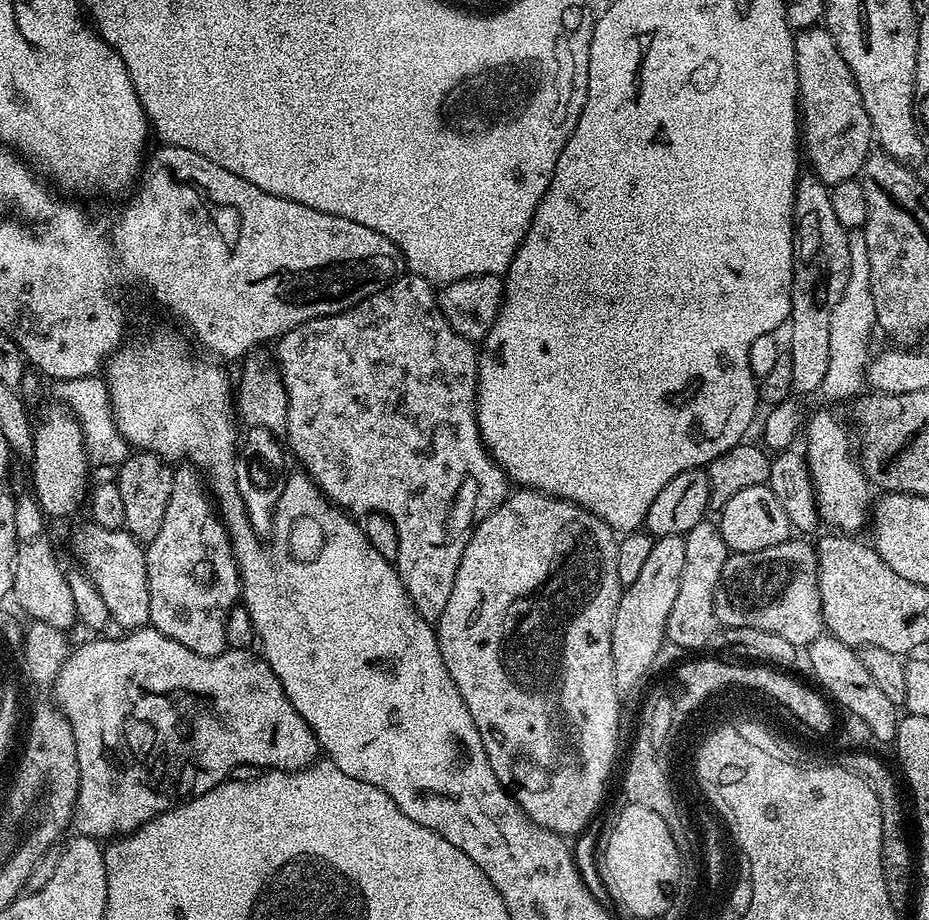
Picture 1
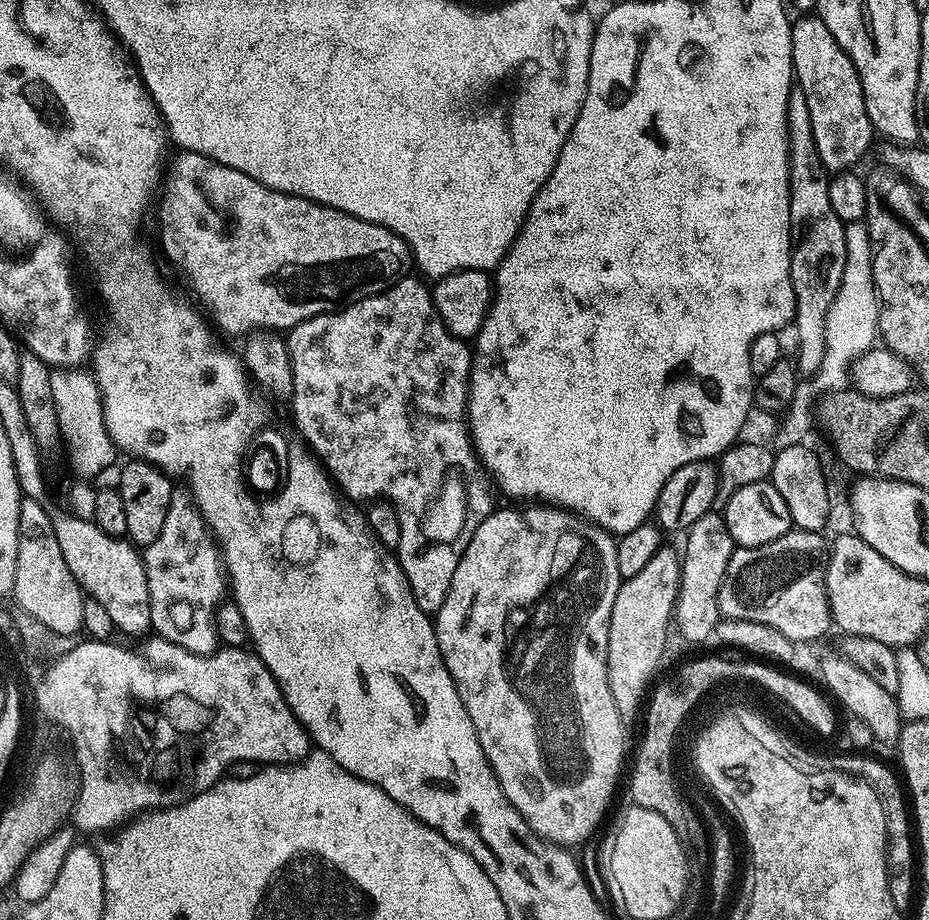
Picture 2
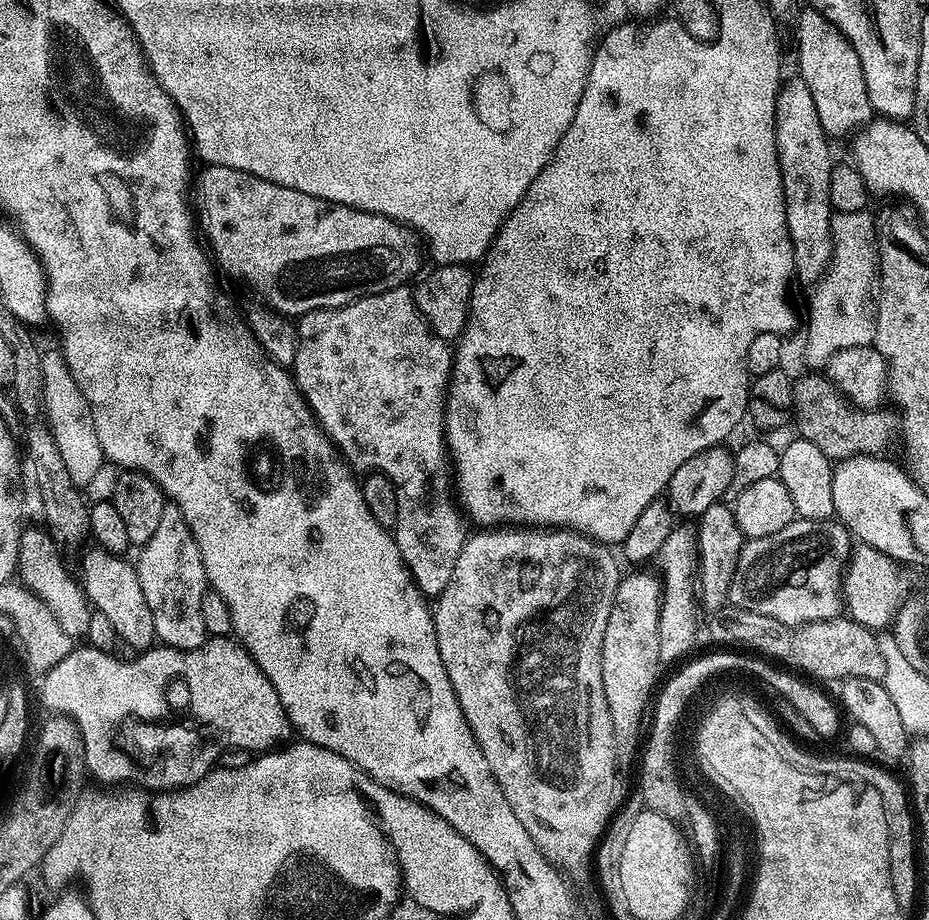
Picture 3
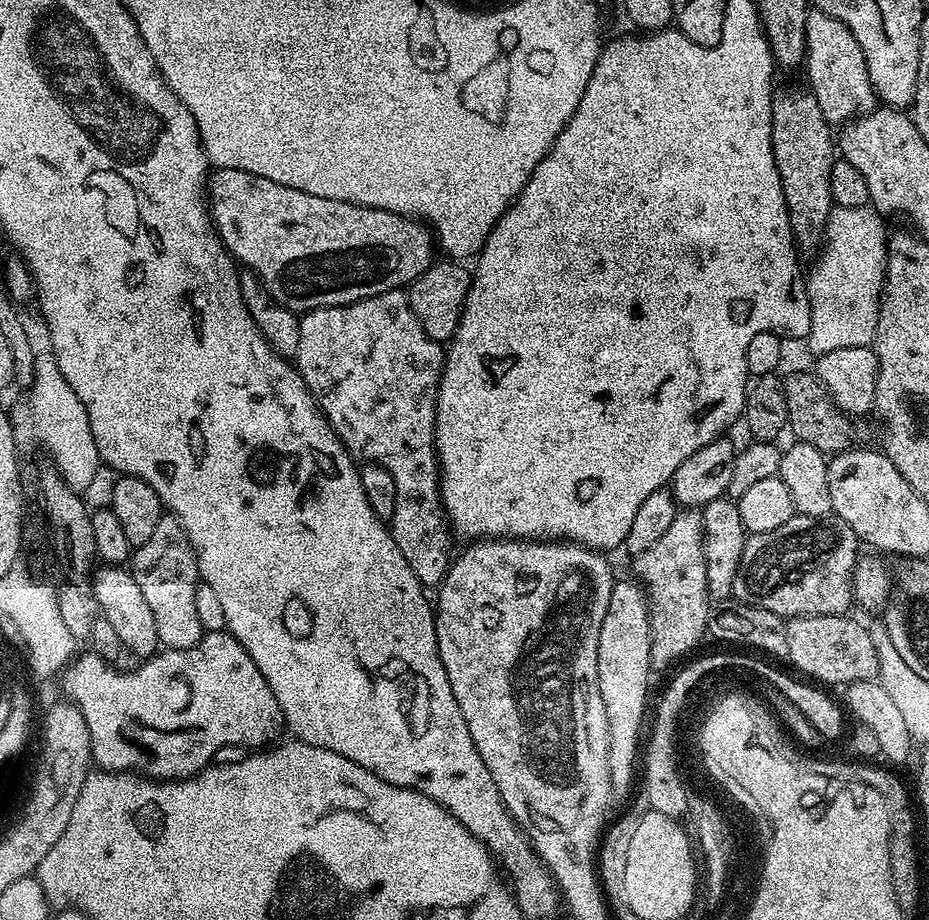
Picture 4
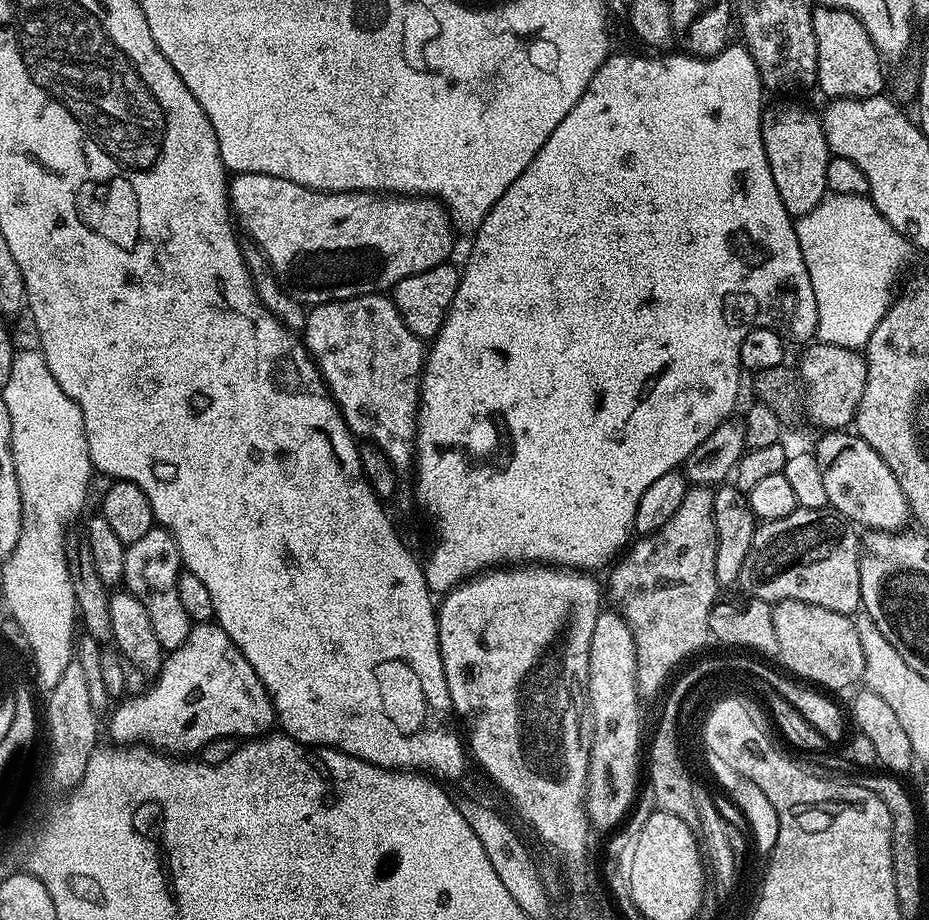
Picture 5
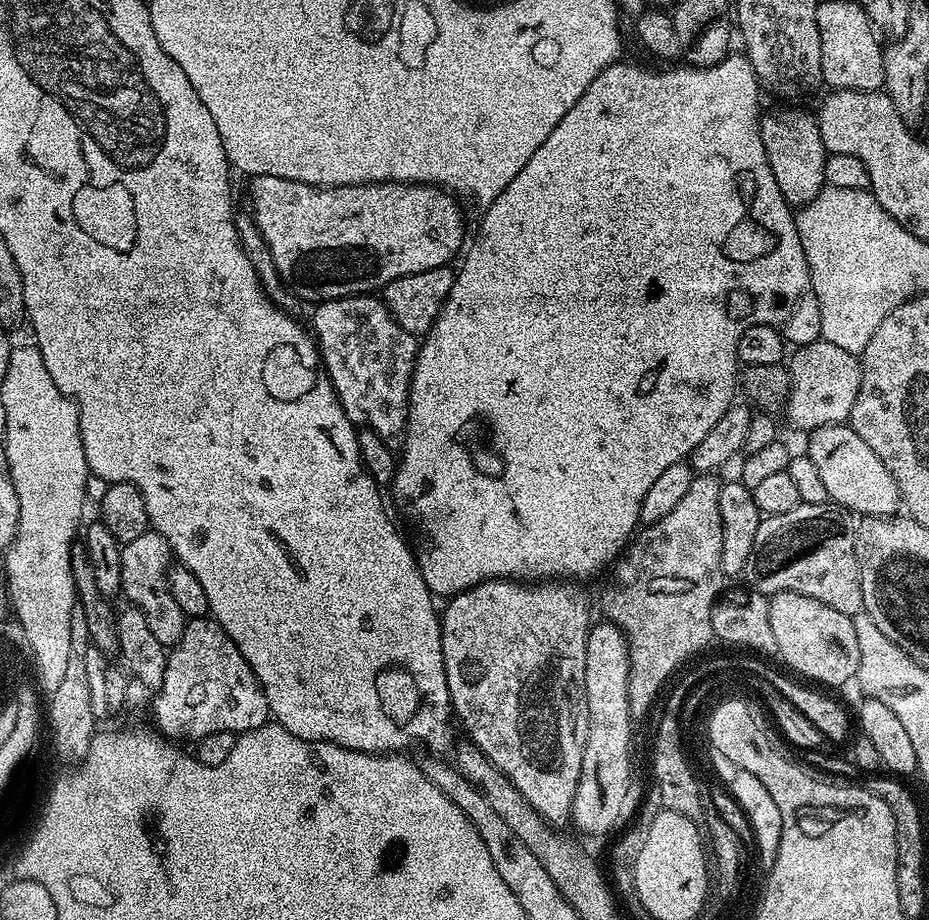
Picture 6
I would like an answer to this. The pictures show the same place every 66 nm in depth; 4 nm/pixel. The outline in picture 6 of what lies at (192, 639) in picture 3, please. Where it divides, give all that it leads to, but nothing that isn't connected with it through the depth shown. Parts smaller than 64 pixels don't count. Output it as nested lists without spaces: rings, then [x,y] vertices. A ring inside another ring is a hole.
[[[149,530],[143,532],[139,538],[134,538],[134,542],[123,544],[120,557],[122,558],[120,592],[128,599],[125,601],[131,607],[142,610],[142,614],[146,614],[146,622],[150,626],[150,631],[154,633],[154,638],[158,638],[158,642],[165,646],[177,644],[184,633],[186,617],[178,602],[174,602],[174,594],[170,594],[168,585],[168,573],[174,564],[170,542],[166,542],[162,534]]]

